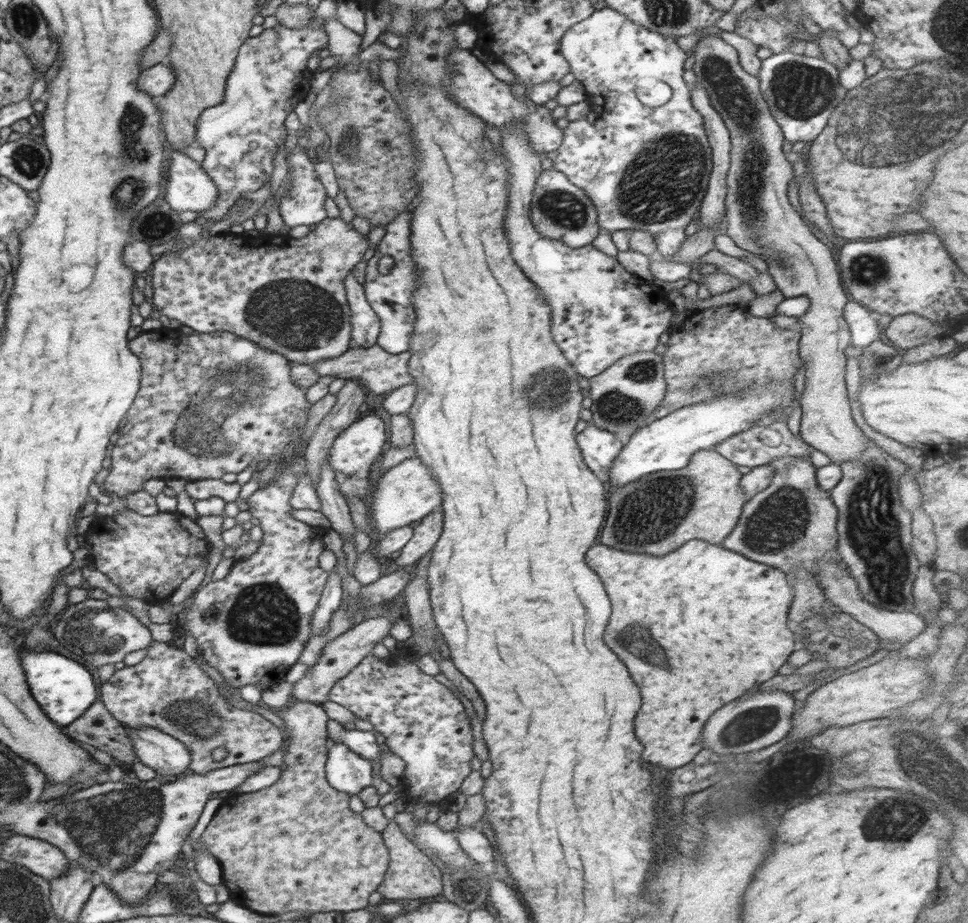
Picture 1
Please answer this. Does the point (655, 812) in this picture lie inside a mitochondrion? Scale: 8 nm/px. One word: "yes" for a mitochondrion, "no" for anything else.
yes

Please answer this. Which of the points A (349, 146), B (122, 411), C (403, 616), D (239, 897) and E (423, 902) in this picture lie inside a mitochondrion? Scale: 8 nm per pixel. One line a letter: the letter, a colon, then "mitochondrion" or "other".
A: mitochondrion
B: other
C: other
D: other
E: other

